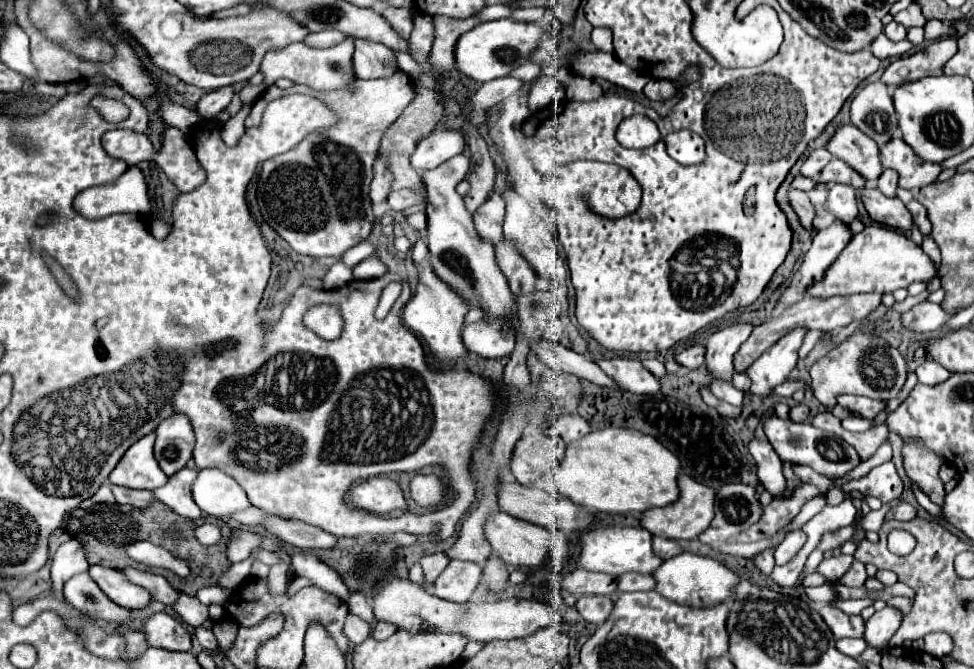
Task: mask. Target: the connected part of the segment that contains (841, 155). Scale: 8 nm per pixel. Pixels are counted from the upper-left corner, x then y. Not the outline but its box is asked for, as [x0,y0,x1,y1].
[825,124,883,182]

